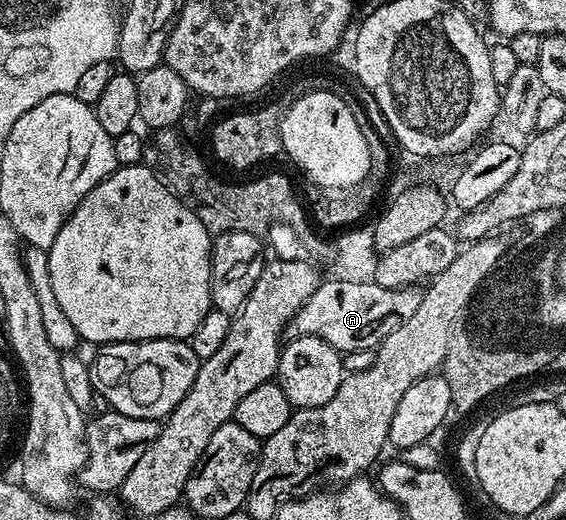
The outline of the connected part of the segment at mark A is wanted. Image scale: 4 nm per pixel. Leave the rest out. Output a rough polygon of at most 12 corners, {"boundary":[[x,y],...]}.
{"boundary":[[324,279],[286,333],[372,351],[421,290]]}

